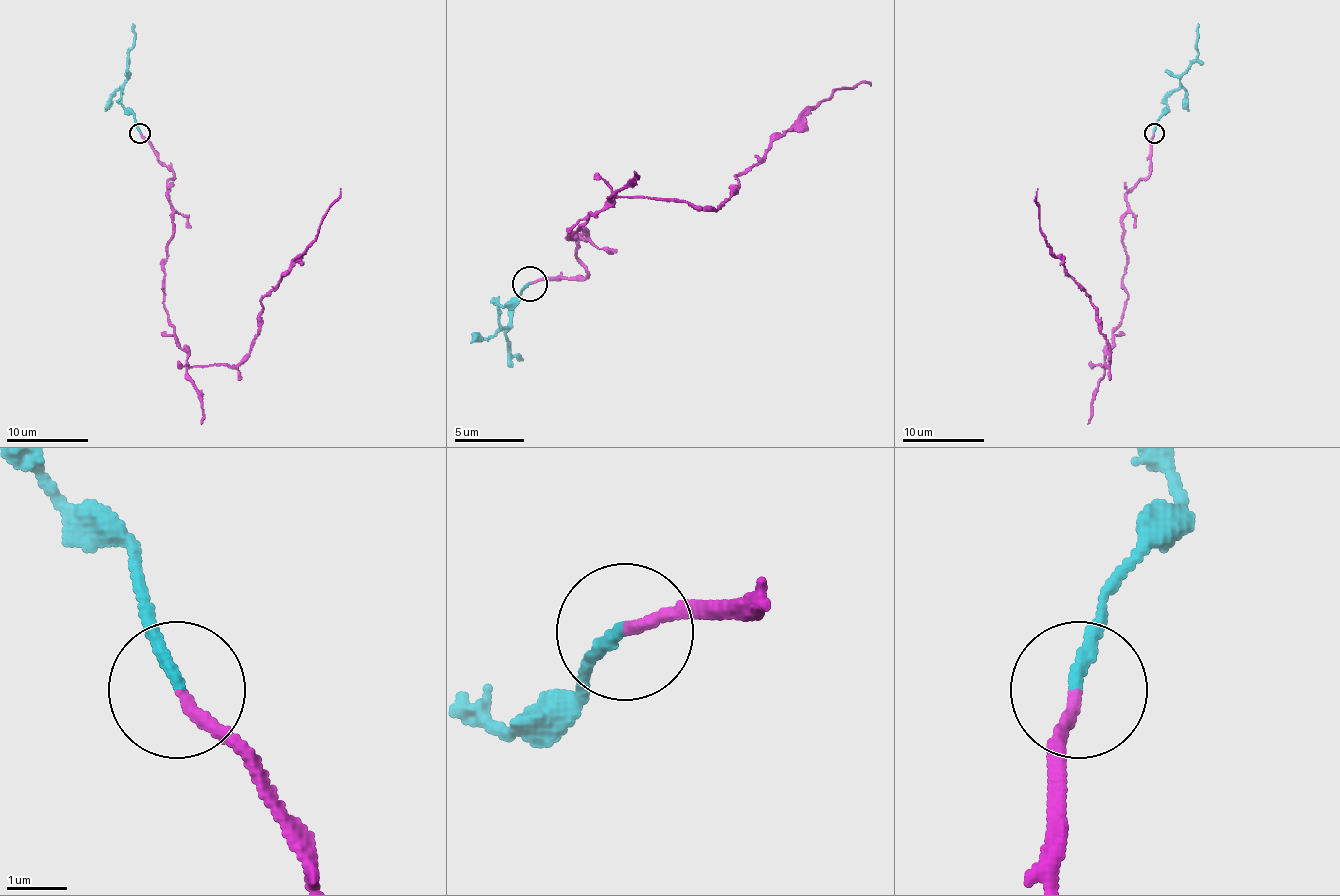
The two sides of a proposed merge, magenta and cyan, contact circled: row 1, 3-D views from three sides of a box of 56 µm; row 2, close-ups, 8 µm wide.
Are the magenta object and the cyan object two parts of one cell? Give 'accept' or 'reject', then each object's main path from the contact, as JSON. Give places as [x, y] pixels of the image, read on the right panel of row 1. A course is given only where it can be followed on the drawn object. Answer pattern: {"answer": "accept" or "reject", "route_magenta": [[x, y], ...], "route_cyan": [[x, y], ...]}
{"answer": "reject", "route_magenta": [[1154, 132], [1148, 175], [1126, 194], [1128, 294], [1107, 366], [1091, 298], [1044, 239], [1038, 188]], "route_cyan": [[1154, 132], [1167, 102], [1197, 55], [1199, 24]]}

